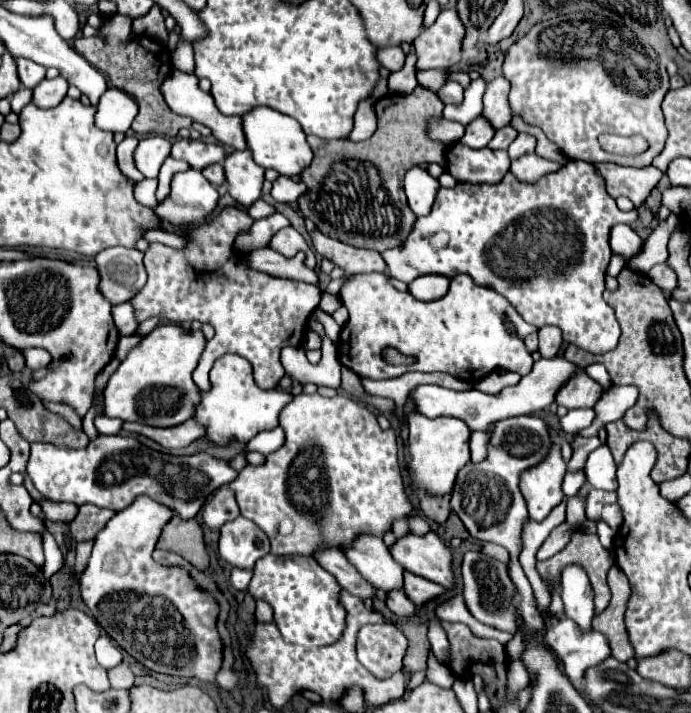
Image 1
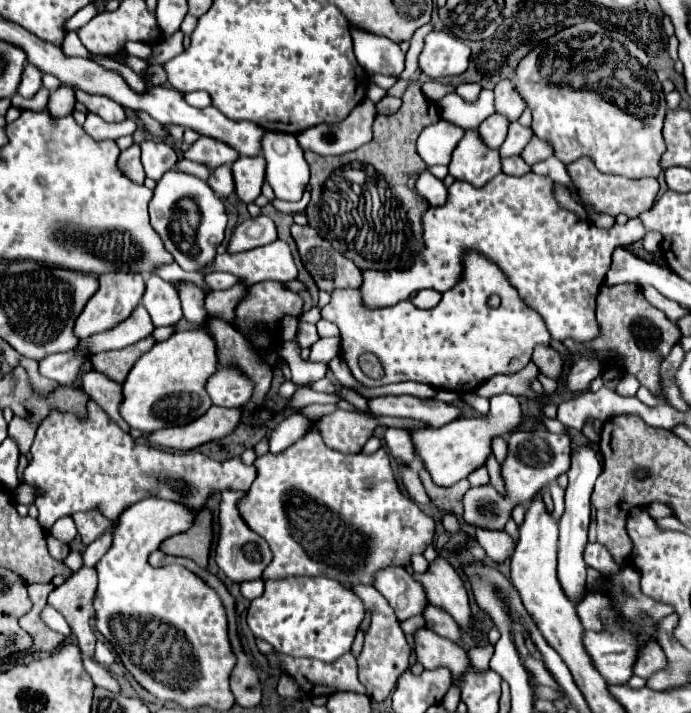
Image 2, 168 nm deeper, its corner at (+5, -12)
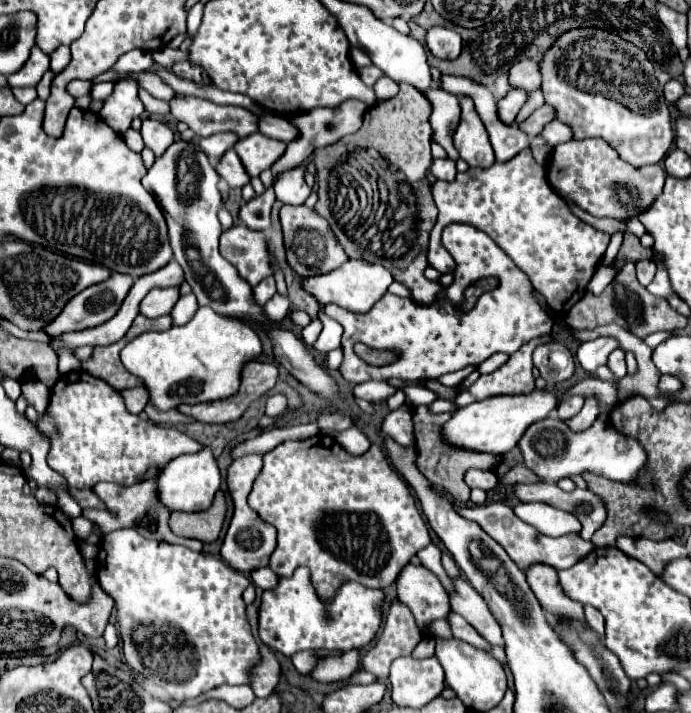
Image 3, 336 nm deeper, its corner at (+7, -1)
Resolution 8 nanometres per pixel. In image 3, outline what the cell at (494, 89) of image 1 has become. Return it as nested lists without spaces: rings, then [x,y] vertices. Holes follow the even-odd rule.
[[[520,61],[508,71],[508,81],[512,89],[524,89],[524,91],[536,91],[542,83],[538,63],[536,61]]]

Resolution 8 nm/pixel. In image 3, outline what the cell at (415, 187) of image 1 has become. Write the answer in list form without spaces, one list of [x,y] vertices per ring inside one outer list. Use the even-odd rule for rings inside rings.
[[[436,159],[430,165],[430,173],[440,181],[454,181],[456,165],[454,165],[452,159]]]

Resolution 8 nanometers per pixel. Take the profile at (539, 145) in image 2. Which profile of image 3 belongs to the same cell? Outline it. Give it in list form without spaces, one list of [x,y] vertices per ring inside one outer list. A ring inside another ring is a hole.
[[[550,121],[548,125],[544,125],[540,137],[550,145],[550,147],[556,147],[564,141],[570,141],[572,139],[572,131],[568,125],[564,125],[562,121]]]

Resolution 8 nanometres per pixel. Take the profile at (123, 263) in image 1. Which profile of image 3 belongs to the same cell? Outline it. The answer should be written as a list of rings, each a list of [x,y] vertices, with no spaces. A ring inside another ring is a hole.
[[[112,273],[108,277],[108,281],[104,283],[96,283],[88,289],[84,289],[82,293],[78,293],[76,297],[72,297],[68,301],[68,305],[62,309],[62,313],[48,325],[46,333],[50,337],[58,337],[62,333],[68,333],[68,331],[80,331],[80,329],[88,329],[88,327],[96,327],[96,325],[102,325],[104,321],[108,321],[110,317],[114,317],[124,301],[124,297],[128,295],[128,289],[132,287],[132,277],[124,275],[124,273]]]

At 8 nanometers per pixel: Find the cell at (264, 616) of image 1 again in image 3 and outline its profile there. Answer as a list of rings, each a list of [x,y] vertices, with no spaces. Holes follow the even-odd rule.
[[[310,651],[294,653],[290,659],[292,659],[292,663],[294,663],[296,671],[298,671],[298,673],[302,673],[302,675],[310,675],[310,671],[314,669],[314,665],[318,663],[318,657],[316,657],[314,653],[310,653]]]

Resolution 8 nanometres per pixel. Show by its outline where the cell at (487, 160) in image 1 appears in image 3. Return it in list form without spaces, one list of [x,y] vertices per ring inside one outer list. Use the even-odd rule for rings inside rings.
[[[464,97],[460,101],[460,107],[462,107],[462,115],[460,115],[460,125],[456,127],[454,133],[454,147],[470,167],[484,169],[494,163],[494,151],[488,133],[474,109],[472,99]]]

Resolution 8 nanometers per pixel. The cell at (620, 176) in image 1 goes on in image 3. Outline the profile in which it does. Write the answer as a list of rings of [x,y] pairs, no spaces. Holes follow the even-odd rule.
[[[582,139],[582,141],[568,141],[554,149],[548,167],[546,167],[548,181],[554,189],[564,193],[572,199],[580,209],[588,211],[594,217],[612,217],[624,221],[628,217],[636,217],[662,193],[664,187],[664,171],[660,165],[644,165],[632,167],[618,157],[618,153],[608,147],[600,139]],[[620,189],[636,191],[638,201],[626,203],[620,199]]]

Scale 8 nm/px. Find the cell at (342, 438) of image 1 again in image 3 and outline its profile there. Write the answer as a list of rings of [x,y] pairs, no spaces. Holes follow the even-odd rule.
[[[324,435],[304,441],[284,441],[264,455],[264,467],[254,481],[248,505],[278,531],[278,547],[268,567],[278,577],[292,575],[296,567],[308,567],[322,599],[330,599],[344,581],[360,581],[374,589],[392,585],[398,571],[430,543],[428,527],[406,481],[396,473],[376,443],[364,455],[352,455],[336,439]]]

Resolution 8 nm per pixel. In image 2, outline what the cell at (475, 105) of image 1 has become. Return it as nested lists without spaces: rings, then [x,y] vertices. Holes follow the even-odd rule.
[[[482,90],[480,98],[474,104],[466,104],[466,102],[458,100],[458,94],[454,94],[454,92],[446,94],[436,104],[438,104],[440,116],[444,120],[450,120],[452,124],[458,124],[462,130],[478,128],[482,124],[482,120],[486,120],[488,116],[492,116],[496,112],[492,90]]]

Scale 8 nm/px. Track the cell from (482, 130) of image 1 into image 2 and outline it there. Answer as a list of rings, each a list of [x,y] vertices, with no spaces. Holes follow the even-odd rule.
[[[494,114],[478,126],[478,132],[486,140],[486,144],[490,144],[490,148],[500,148],[508,134],[508,126],[510,126],[510,120],[506,116]]]

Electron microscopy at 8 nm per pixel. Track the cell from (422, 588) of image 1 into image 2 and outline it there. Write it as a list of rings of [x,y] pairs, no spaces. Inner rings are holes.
[[[428,606],[426,612],[424,612],[424,618],[426,618],[428,628],[430,628],[432,632],[436,632],[438,636],[448,638],[448,640],[452,640],[452,642],[460,642],[462,632],[460,632],[458,624],[454,622],[454,618],[452,618],[448,612],[444,612],[442,608]]]

